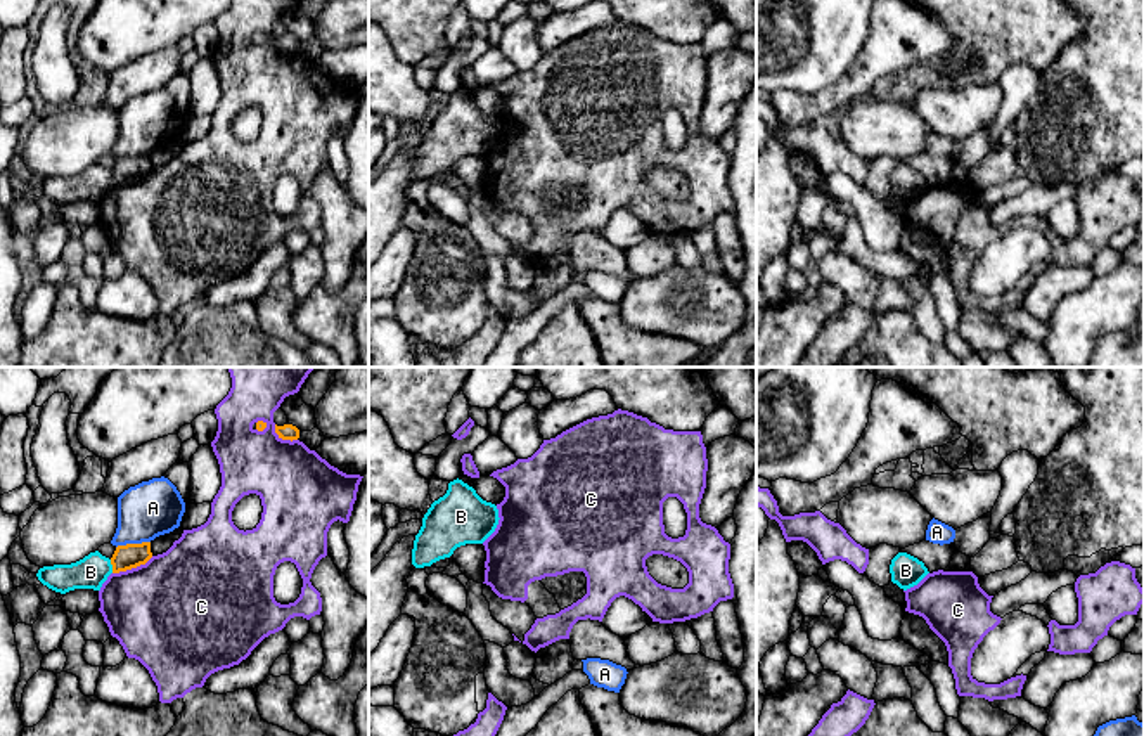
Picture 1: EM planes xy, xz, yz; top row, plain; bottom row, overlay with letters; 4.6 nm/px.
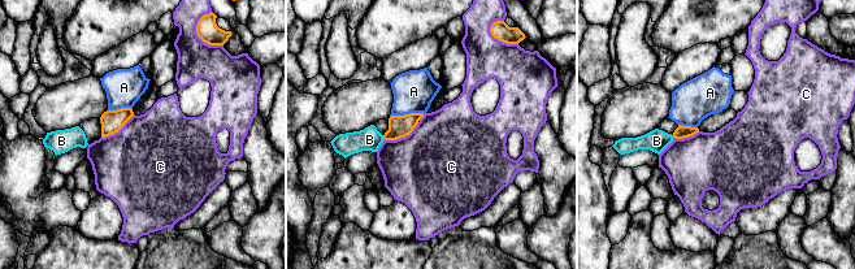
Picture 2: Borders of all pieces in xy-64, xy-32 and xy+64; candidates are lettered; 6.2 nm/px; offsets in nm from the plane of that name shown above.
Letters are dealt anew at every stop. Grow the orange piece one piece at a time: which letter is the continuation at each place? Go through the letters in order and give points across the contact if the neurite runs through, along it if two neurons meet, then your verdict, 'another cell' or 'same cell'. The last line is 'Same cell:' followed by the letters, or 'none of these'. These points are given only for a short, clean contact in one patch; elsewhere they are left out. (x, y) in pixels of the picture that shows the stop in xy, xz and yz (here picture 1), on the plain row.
A: border along xy (149, 153), (116, 160); another cell
B: border along xy (109, 172), (113, 184); another cell
C: another cell
Same cell: none of these

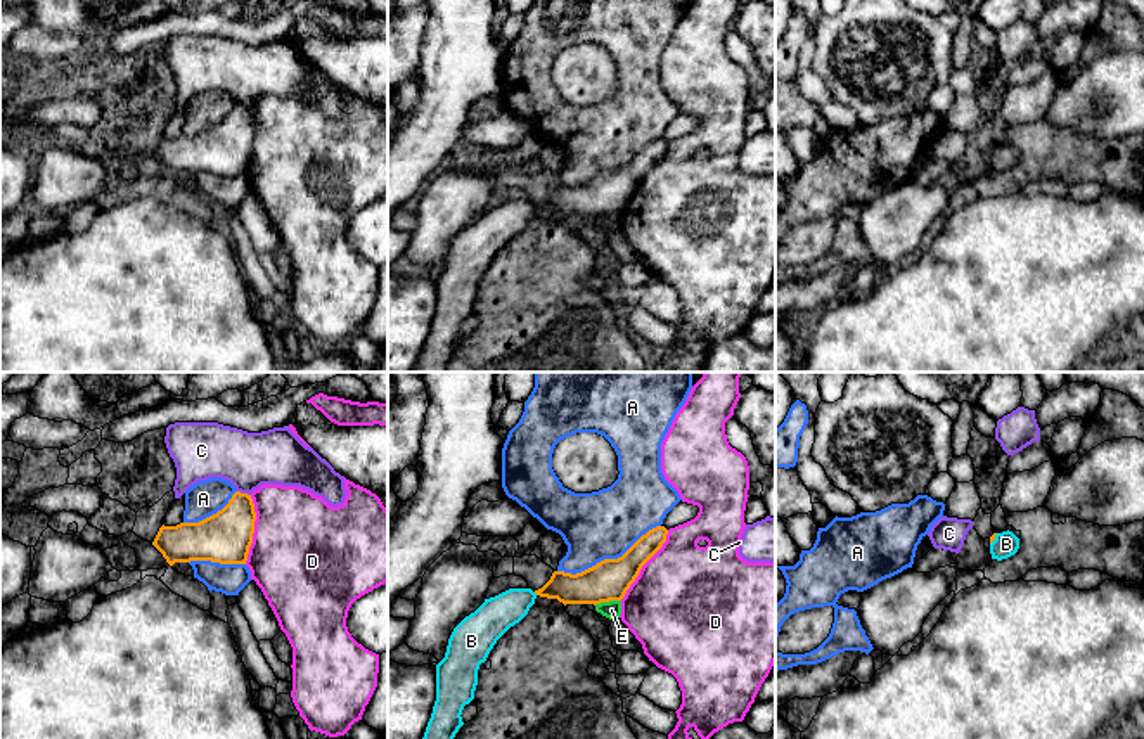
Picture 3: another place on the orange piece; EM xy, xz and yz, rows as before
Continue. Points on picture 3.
A: another cell
B: runs through yz (992, 149), (994, 151), (1006, 156); same cell
C: another cell
D: another cell
E: another cell
Same cell: B

